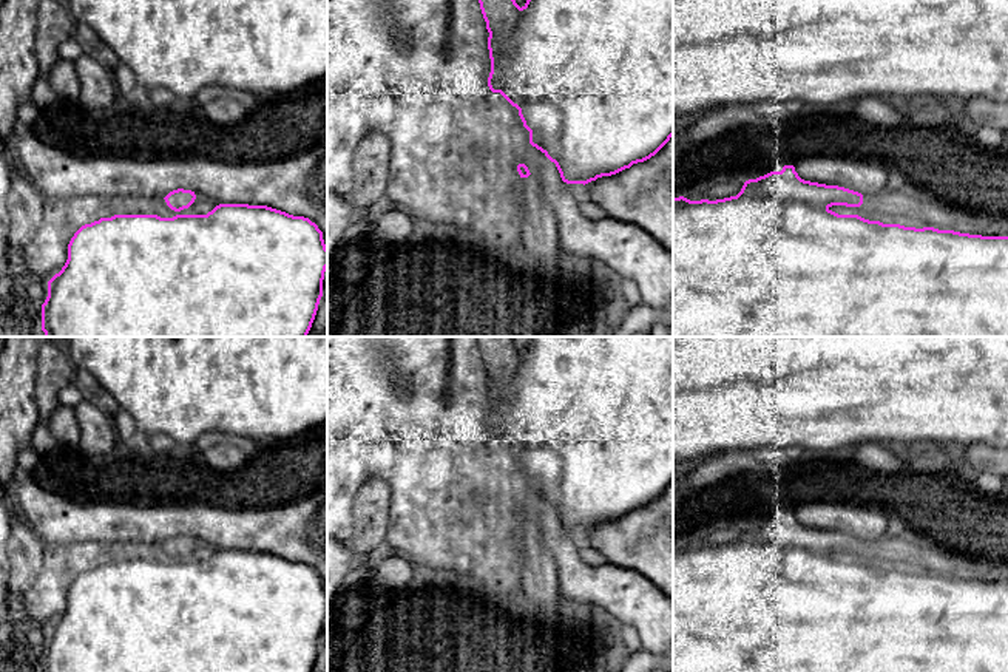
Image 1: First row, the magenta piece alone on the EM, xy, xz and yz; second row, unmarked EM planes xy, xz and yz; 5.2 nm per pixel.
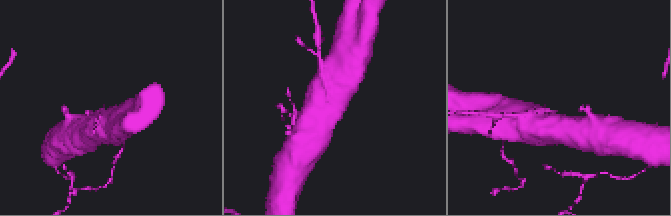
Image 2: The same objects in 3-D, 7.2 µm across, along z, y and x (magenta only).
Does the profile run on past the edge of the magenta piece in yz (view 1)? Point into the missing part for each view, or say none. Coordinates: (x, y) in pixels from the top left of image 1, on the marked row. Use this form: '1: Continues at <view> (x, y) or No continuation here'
1: No continuation here

